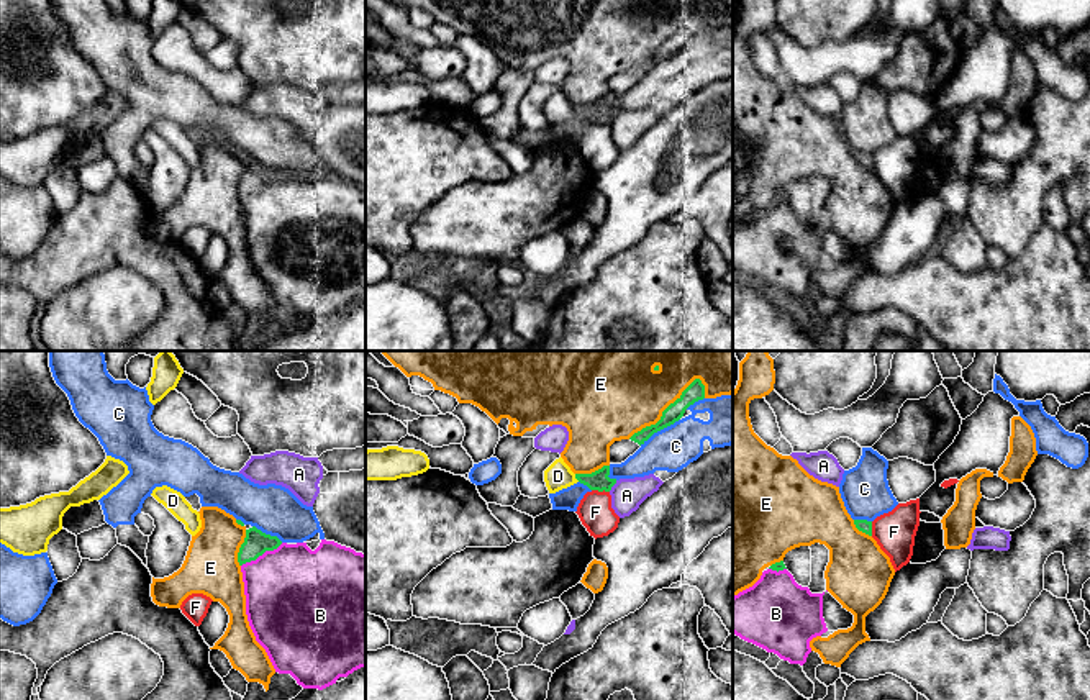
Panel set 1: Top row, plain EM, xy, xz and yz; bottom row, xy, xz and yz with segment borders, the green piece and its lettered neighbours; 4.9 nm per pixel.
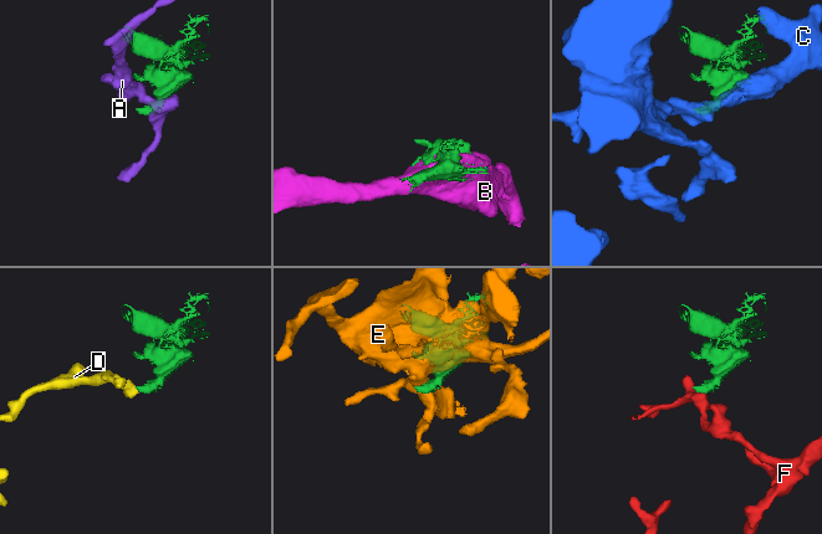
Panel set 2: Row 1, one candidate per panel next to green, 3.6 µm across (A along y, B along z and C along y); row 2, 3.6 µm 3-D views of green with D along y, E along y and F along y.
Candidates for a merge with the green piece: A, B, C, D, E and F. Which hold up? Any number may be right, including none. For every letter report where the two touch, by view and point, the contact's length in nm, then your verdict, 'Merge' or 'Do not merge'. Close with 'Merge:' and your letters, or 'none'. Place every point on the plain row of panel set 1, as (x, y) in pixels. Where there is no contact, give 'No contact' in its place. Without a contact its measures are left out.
A: Touches green at xz (613, 117). Shared border 70 nm. Do not merge
B: Touches green at xy (261, 187). Shared border 240 nm. Do not merge
C: Touches green at xz (659, 63). Shared border 240 nm. Do not merge
D: Touches green at xz (576, 110). Shared border 50 nm. Do not merge
E: Touches green at xz (663, 45). Shared border 460 nm. Do not merge
F: Touches green at xz (600, 123). Shared border 90 nm. Do not merge
Merge: none

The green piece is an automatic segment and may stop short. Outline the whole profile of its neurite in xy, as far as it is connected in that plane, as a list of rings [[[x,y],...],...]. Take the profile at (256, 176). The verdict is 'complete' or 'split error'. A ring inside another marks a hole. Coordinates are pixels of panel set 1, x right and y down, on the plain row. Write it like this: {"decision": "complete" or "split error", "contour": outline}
{"decision": "complete", "contour": [[[256,159],[246,162],[244,175],[239,180],[238,185],[238,195],[239,198],[256,193],[259,189],[262,189],[266,184],[274,184],[282,177],[282,174],[277,169],[270,169],[257,162]]]}

